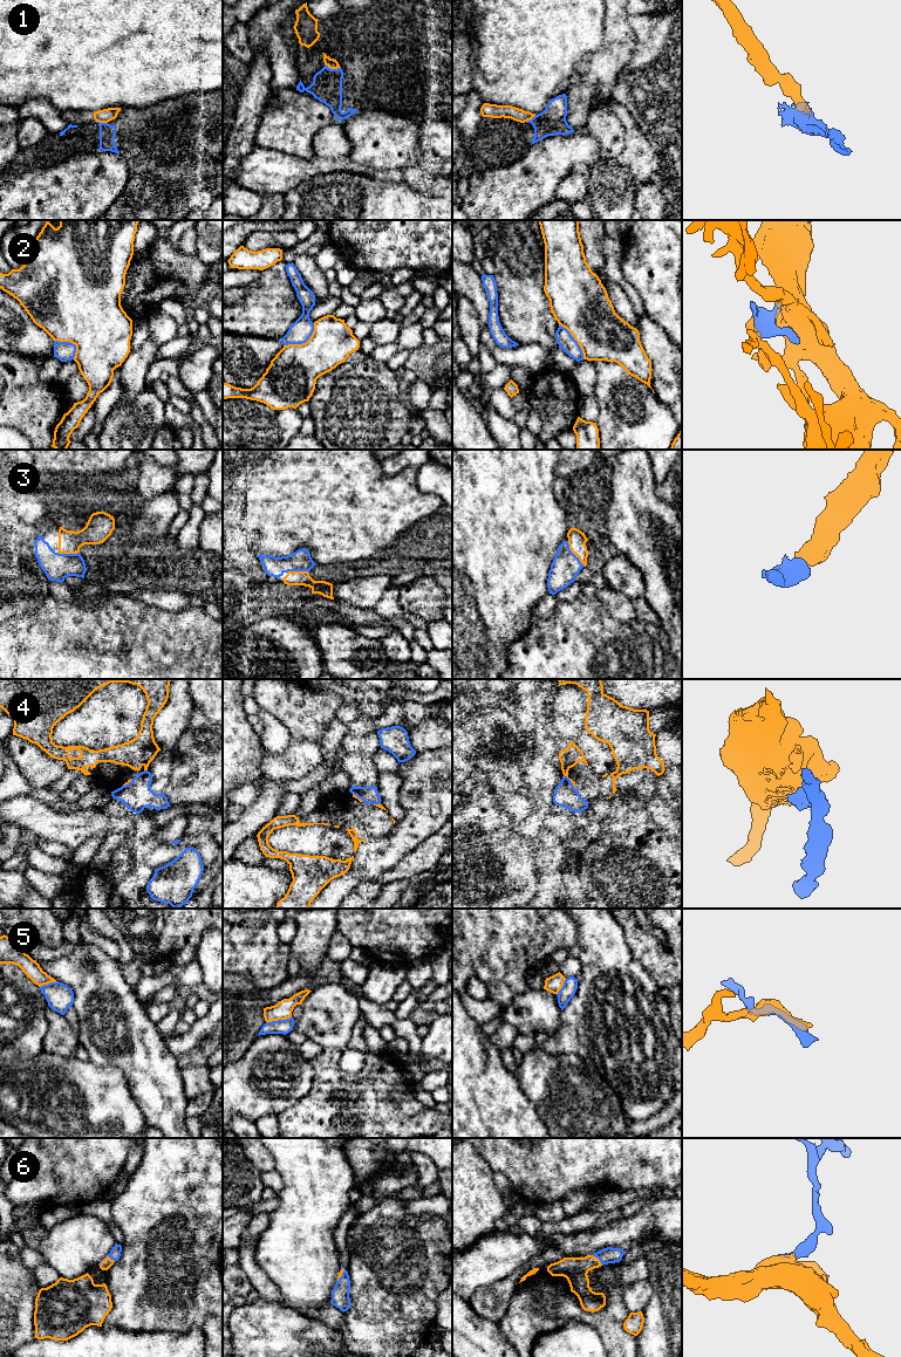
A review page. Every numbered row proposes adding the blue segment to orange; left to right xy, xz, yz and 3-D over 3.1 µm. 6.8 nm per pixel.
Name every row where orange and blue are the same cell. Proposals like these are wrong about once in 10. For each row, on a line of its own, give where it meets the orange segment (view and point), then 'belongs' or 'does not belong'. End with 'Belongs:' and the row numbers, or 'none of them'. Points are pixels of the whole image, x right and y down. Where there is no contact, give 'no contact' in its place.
1: contact xz (333, 68); belongs
2: contact xz (304, 343); belongs
3: contact yz (573, 553); belongs
4: contact yz (571, 781); does not belong
5: contact xz (278, 1019); belongs
6: contact xy (106, 1258); belongs
Belongs: 1, 2, 3, 5, 6

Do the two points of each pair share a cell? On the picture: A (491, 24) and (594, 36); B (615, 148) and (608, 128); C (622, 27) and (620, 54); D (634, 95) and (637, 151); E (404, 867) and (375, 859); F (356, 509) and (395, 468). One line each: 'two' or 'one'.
A: one
B: one
C: one
D: two
E: two
F: two

